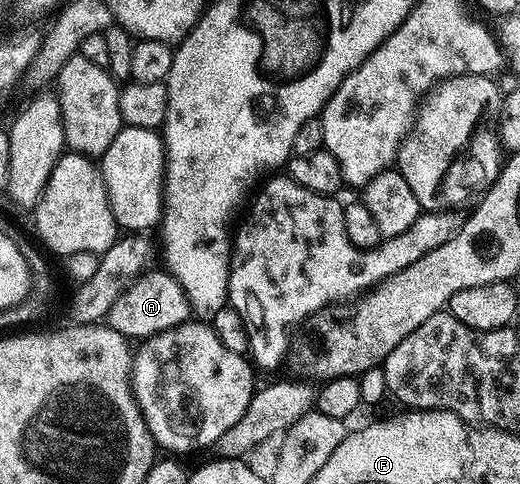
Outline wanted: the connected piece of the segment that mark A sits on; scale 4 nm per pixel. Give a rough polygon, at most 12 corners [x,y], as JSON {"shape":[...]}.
{"shape":[[147,271],[116,300],[108,327],[134,342],[192,316],[169,271]]}

